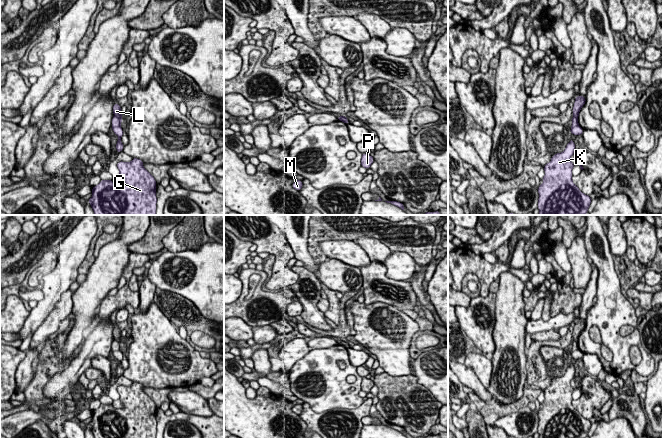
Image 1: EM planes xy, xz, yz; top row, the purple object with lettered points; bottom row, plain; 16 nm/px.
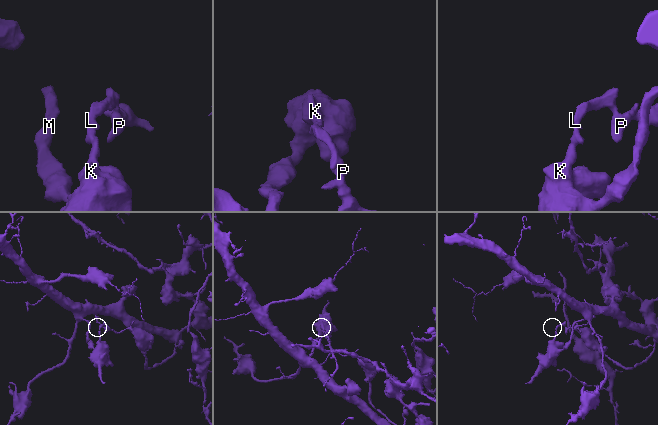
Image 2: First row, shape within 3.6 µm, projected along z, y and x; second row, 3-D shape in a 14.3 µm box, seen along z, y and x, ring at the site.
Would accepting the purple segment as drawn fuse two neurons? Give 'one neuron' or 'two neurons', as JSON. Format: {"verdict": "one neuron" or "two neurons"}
{"verdict": "two neurons"}

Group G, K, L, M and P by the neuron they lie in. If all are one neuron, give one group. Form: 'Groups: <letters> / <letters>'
Groups: G K M / L P

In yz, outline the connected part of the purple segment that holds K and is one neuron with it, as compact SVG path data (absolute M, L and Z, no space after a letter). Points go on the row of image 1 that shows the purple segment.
M570 139L565 150L553 155L551 161L544 166L543 184L538 187L538 215L585 215L588 212L592 200L589 195L582 193L572 180L574 164L570 158L574 150L575 143Z

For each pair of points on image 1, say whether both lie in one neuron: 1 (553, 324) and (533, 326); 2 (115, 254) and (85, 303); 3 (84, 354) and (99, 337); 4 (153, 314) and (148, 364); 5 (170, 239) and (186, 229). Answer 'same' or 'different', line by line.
1: same
2: same
3: same
4: same
5: same

